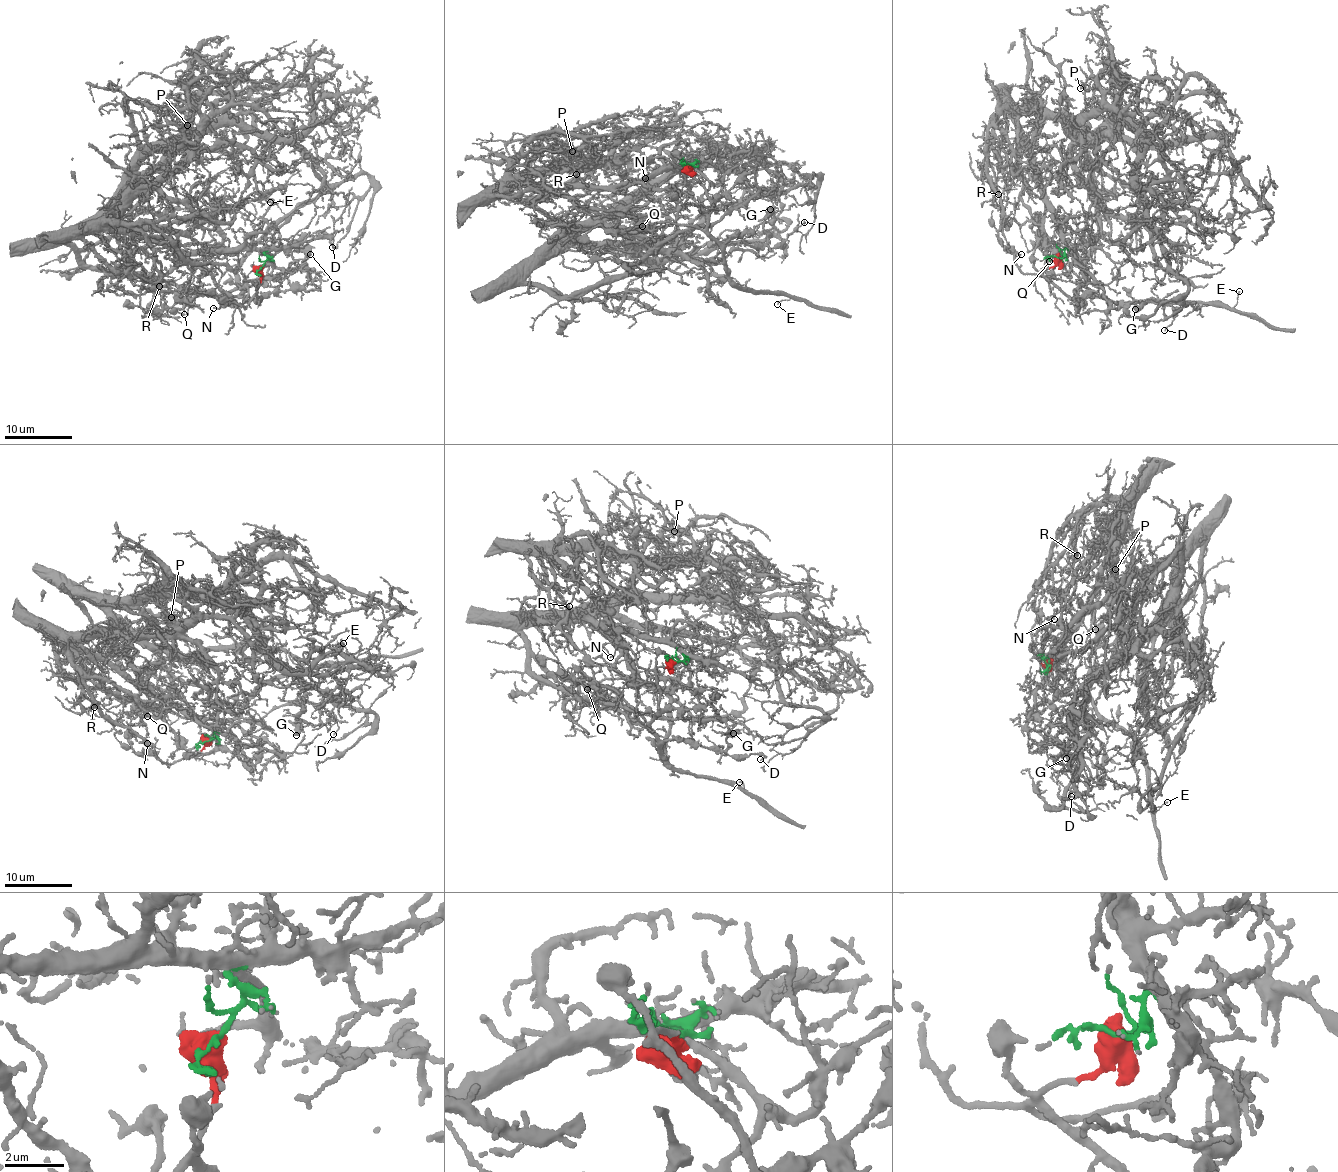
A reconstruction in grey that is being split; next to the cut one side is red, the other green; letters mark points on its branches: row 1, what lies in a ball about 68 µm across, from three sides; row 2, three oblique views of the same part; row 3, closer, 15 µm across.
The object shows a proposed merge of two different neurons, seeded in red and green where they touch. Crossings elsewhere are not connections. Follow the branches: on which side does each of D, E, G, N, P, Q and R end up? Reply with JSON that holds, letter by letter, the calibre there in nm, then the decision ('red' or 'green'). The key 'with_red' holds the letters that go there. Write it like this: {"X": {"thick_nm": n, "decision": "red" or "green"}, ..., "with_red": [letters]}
{"D": {"thick_nm": 110, "decision": "red"}, "E": {"thick_nm": 110, "decision": "red"}, "G": {"thick_nm": 750, "decision": "red"}, "N": {"thick_nm": 110, "decision": "red"}, "P": {"thick_nm": 140, "decision": "green"}, "Q": {"thick_nm": 150, "decision": "red"}, "R": {"thick_nm": 170, "decision": "green"}, "with_red": ["D", "E", "G", "N", "Q"]}

